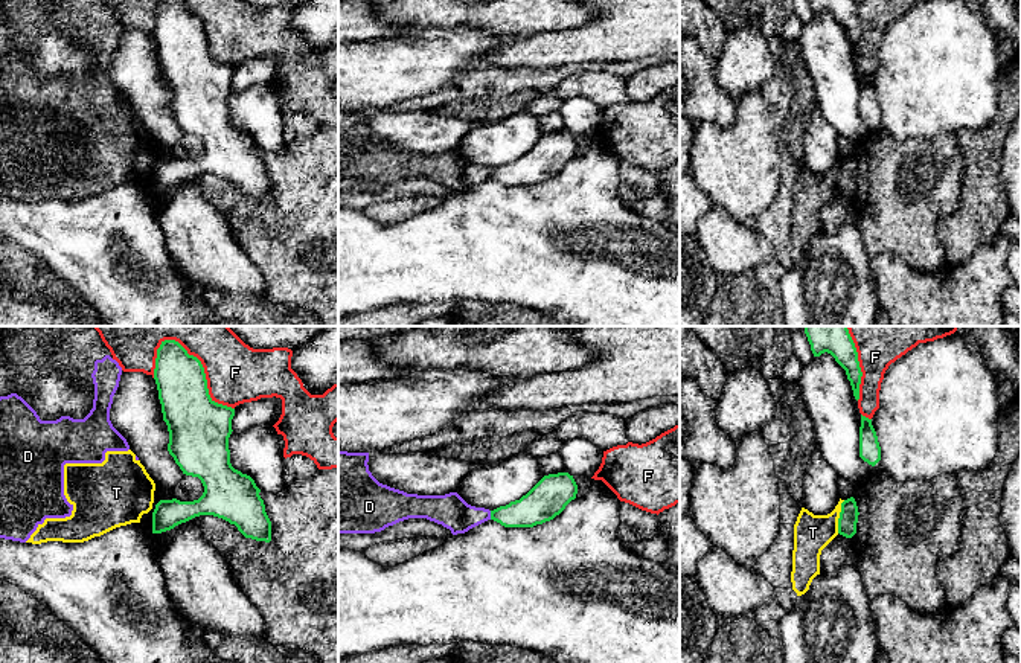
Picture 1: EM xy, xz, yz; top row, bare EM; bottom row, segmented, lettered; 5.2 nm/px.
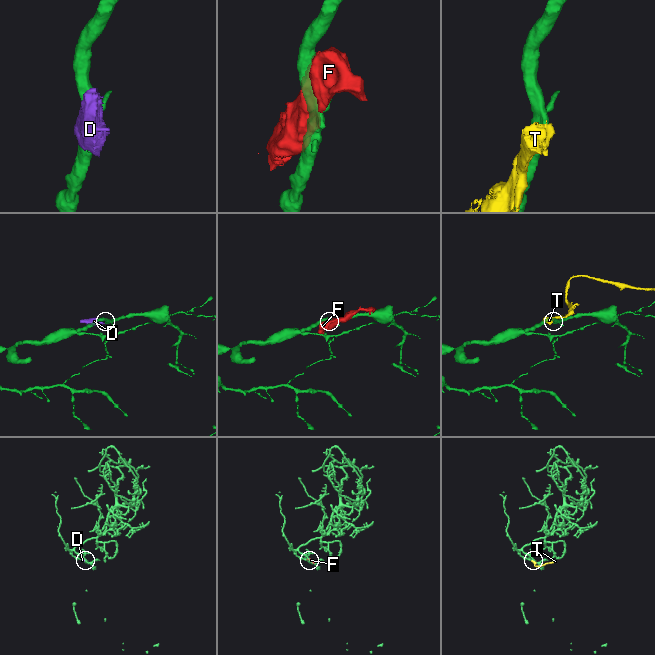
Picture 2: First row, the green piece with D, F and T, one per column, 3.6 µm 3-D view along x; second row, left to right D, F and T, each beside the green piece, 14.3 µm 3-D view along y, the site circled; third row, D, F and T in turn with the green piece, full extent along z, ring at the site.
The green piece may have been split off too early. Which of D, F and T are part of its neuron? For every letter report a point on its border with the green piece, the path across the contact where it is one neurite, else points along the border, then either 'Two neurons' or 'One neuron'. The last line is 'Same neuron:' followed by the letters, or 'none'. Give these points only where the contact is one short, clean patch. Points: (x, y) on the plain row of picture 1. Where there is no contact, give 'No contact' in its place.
D: Touches green at xz (491, 174). Boundary: xz (489, 169), (491, 177). Two neurons
F: Touches green at xy (206, 38). Two neurons
T: Touches green at yz (840, 176). Two neurons
Same neuron: none

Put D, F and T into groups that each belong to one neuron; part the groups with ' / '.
D T / F

